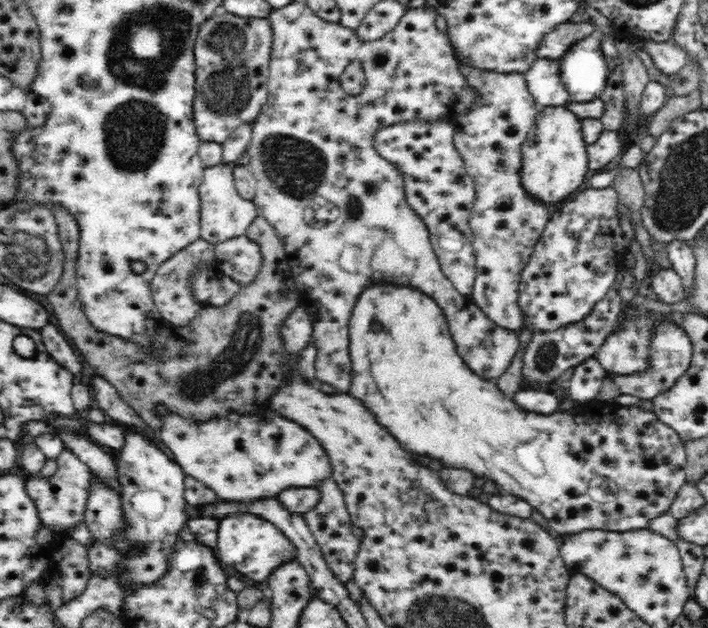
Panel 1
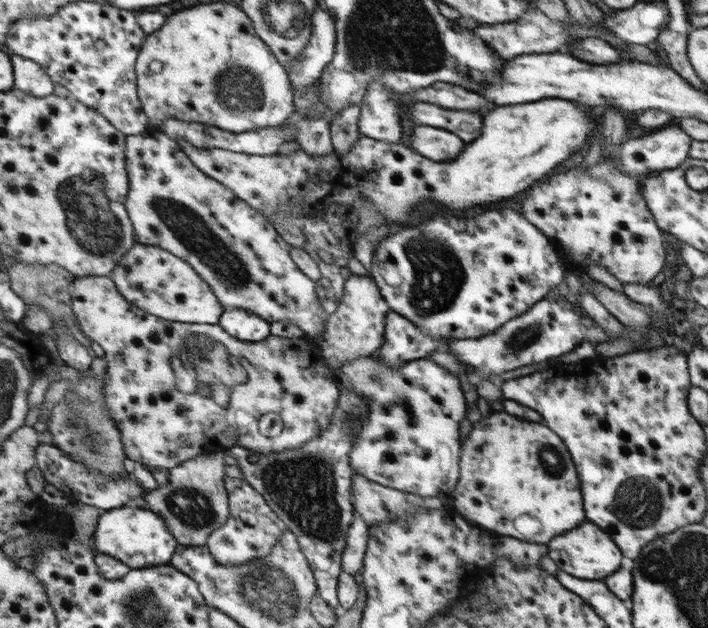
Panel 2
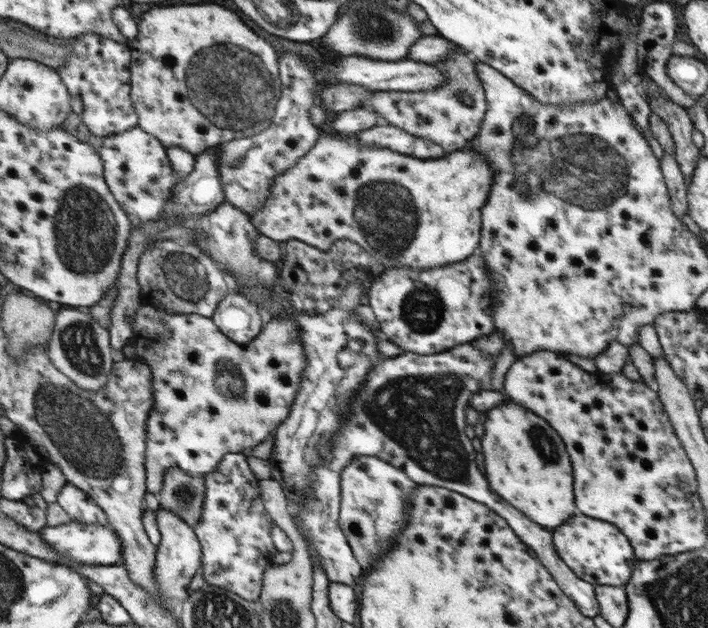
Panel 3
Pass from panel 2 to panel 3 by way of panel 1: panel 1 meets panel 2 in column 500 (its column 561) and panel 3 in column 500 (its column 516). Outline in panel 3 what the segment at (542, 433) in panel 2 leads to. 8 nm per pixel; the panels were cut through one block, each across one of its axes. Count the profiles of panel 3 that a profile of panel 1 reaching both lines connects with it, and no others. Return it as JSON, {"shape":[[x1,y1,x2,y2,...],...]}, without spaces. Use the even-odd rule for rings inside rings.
{"shape":[[504,400,481,416,483,433,478,447,483,454,483,472,494,493,544,529,561,526,573,516,576,506,571,490,572,468,558,431,512,400]]}

